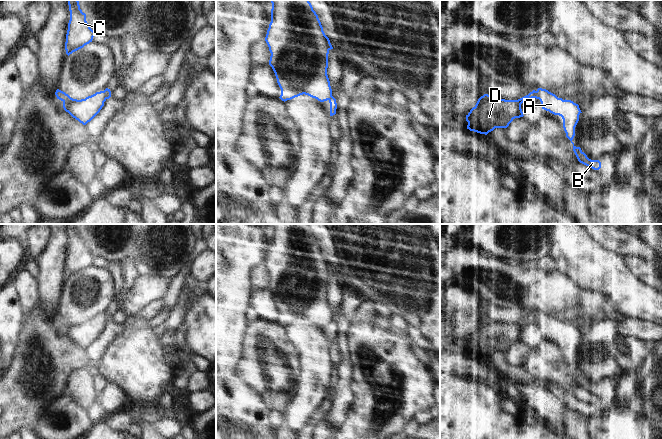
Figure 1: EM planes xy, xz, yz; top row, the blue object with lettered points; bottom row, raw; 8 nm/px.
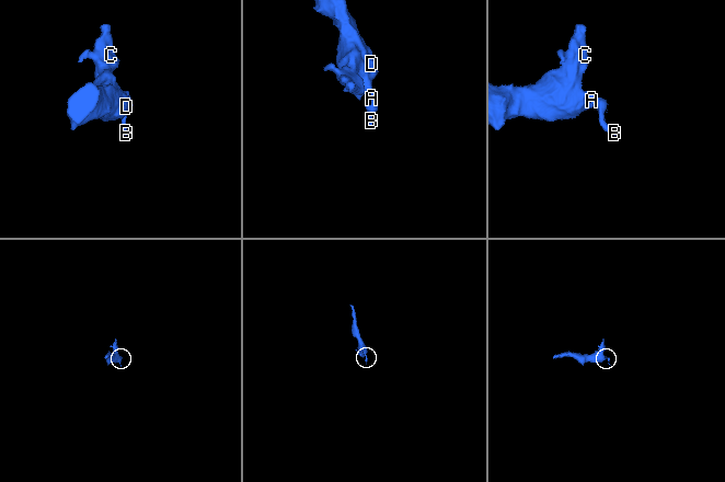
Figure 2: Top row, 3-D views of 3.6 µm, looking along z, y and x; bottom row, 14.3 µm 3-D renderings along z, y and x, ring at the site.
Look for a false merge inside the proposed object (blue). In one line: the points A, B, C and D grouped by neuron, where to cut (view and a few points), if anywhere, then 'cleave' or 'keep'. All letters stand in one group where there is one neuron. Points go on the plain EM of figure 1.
A B / C D | yz (536, 315), (538, 322) | cleave

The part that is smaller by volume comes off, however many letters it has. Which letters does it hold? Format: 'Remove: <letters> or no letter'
Remove: A, B.

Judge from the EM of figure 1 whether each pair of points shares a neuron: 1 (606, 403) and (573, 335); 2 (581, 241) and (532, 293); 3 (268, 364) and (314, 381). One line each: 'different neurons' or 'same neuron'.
1: same neuron
2: different neurons
3: different neurons

